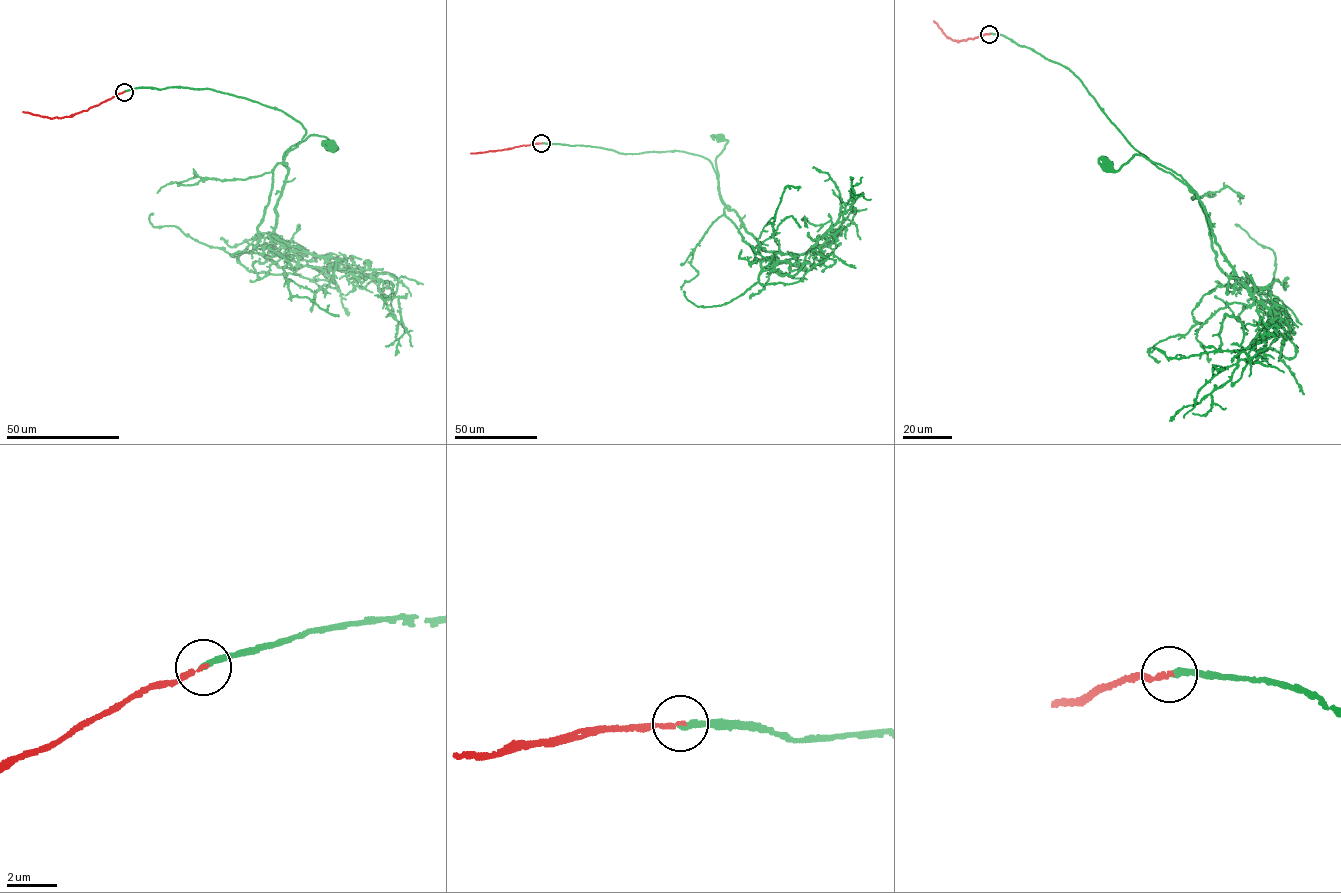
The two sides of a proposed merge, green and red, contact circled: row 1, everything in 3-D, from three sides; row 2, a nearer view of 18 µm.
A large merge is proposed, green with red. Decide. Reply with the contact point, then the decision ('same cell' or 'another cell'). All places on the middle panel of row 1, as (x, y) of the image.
place (541, 143); same cell

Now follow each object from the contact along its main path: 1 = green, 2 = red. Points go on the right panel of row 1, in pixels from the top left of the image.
1: (990, 33), (1070, 70), (1129, 144), (1188, 185), (1141, 155), (1118, 169), (1108, 166)
2: (989, 33), (957, 42), (947, 37), (933, 21)

